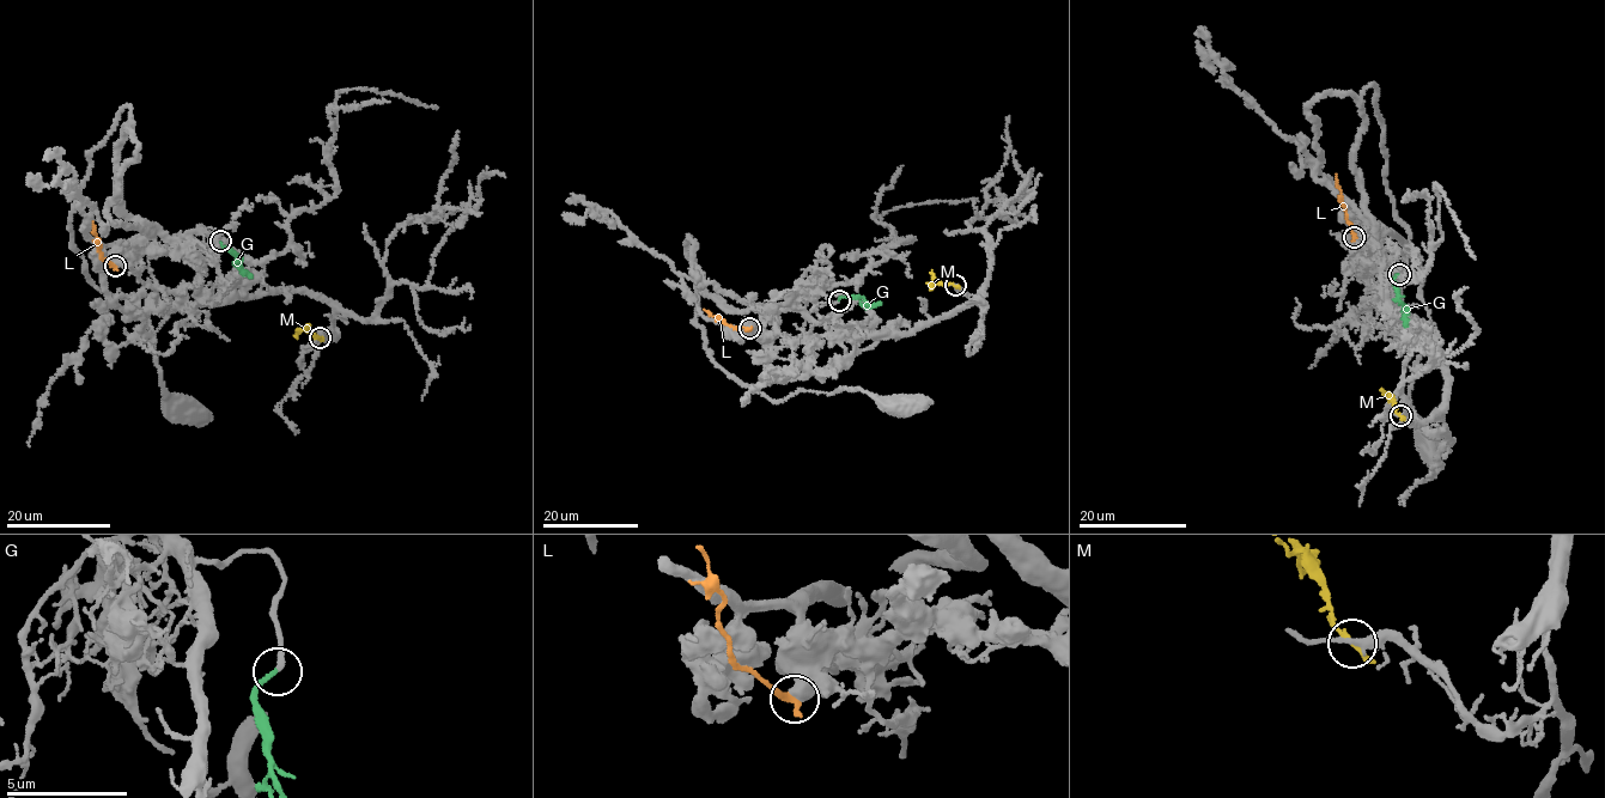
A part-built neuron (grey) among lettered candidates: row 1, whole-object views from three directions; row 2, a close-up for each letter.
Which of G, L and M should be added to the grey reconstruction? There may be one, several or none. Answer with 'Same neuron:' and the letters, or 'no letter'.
Same neuron: G

